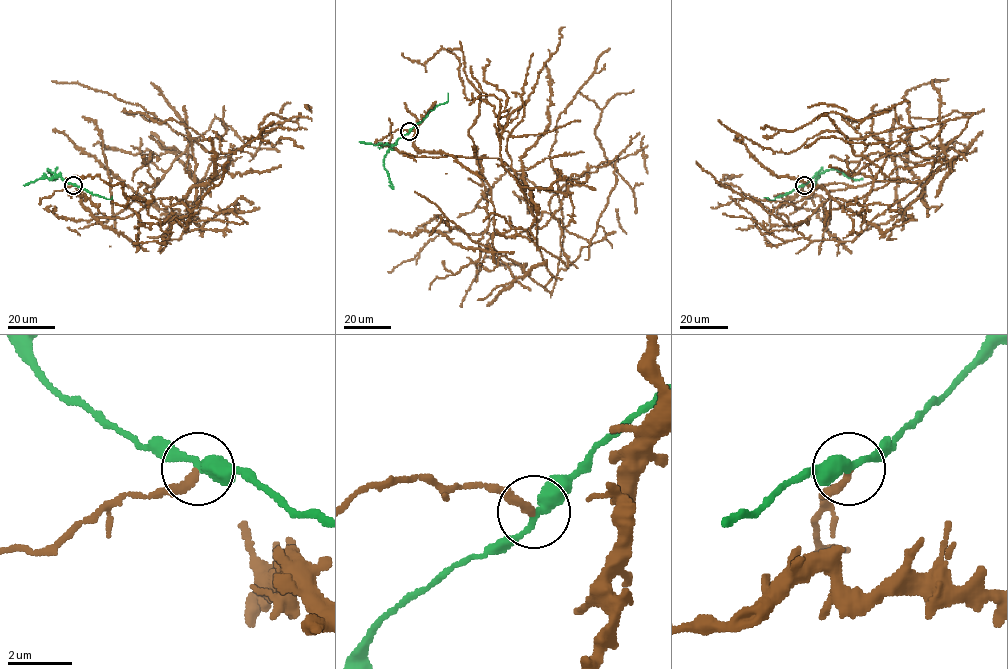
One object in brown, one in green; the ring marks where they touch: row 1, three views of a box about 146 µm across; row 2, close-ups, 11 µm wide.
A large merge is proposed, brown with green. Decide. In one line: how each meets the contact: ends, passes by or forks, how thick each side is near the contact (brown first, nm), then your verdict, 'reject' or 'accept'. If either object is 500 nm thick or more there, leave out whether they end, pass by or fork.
brown ends there; green passes by; 240 nm thick on the brown side, 320 nm on the other; reject

